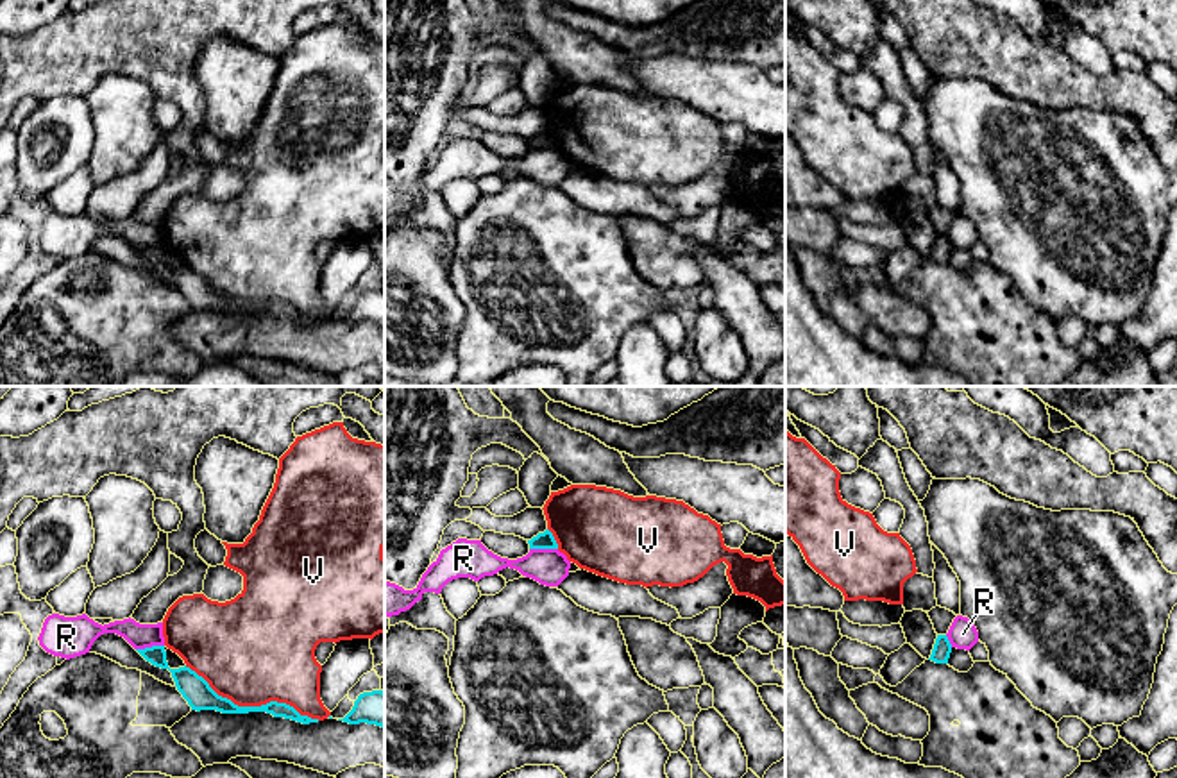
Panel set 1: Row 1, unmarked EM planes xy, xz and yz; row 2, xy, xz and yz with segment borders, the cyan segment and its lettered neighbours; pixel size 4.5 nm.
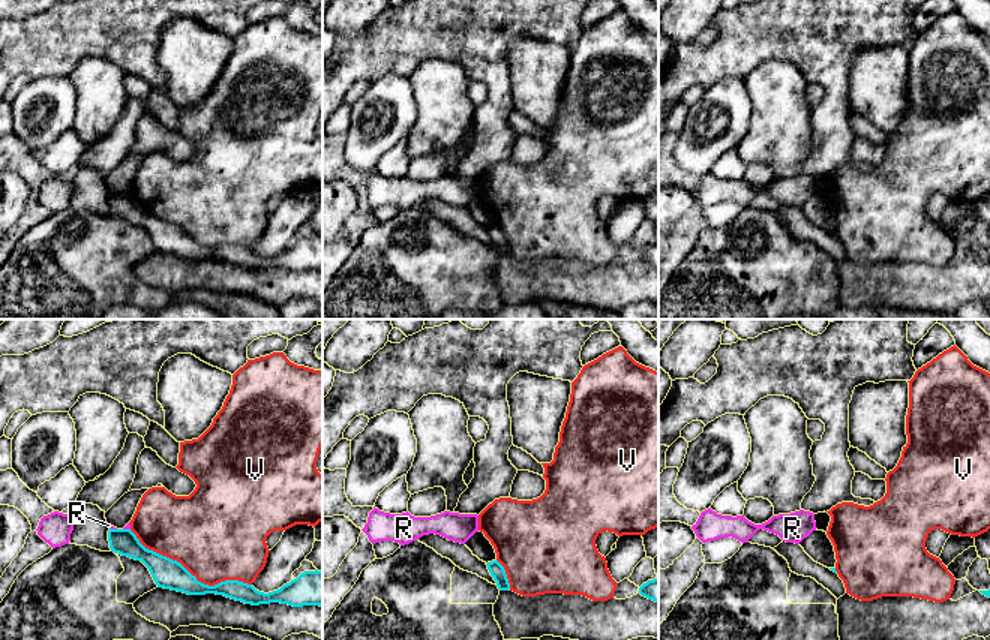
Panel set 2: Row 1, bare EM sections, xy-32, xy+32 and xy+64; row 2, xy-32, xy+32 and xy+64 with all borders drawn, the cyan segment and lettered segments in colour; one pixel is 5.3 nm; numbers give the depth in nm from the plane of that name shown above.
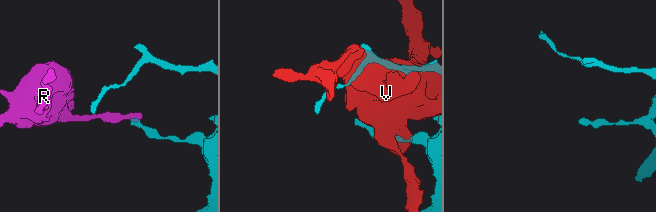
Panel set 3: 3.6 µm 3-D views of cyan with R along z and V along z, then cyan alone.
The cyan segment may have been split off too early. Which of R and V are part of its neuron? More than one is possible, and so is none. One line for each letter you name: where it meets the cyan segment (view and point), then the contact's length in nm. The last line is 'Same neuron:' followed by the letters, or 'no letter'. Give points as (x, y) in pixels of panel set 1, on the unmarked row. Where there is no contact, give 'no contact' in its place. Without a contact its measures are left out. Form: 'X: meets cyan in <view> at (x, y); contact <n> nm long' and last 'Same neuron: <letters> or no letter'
Same neuron: no letter

